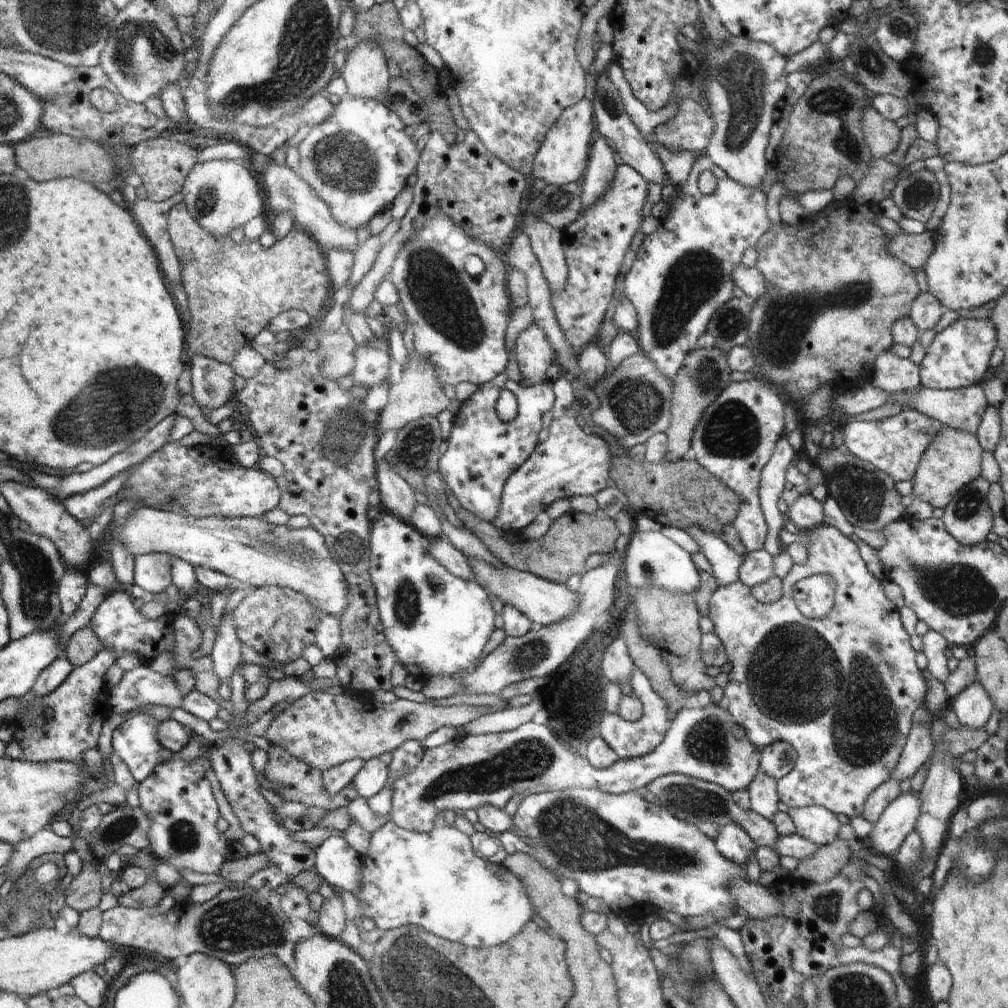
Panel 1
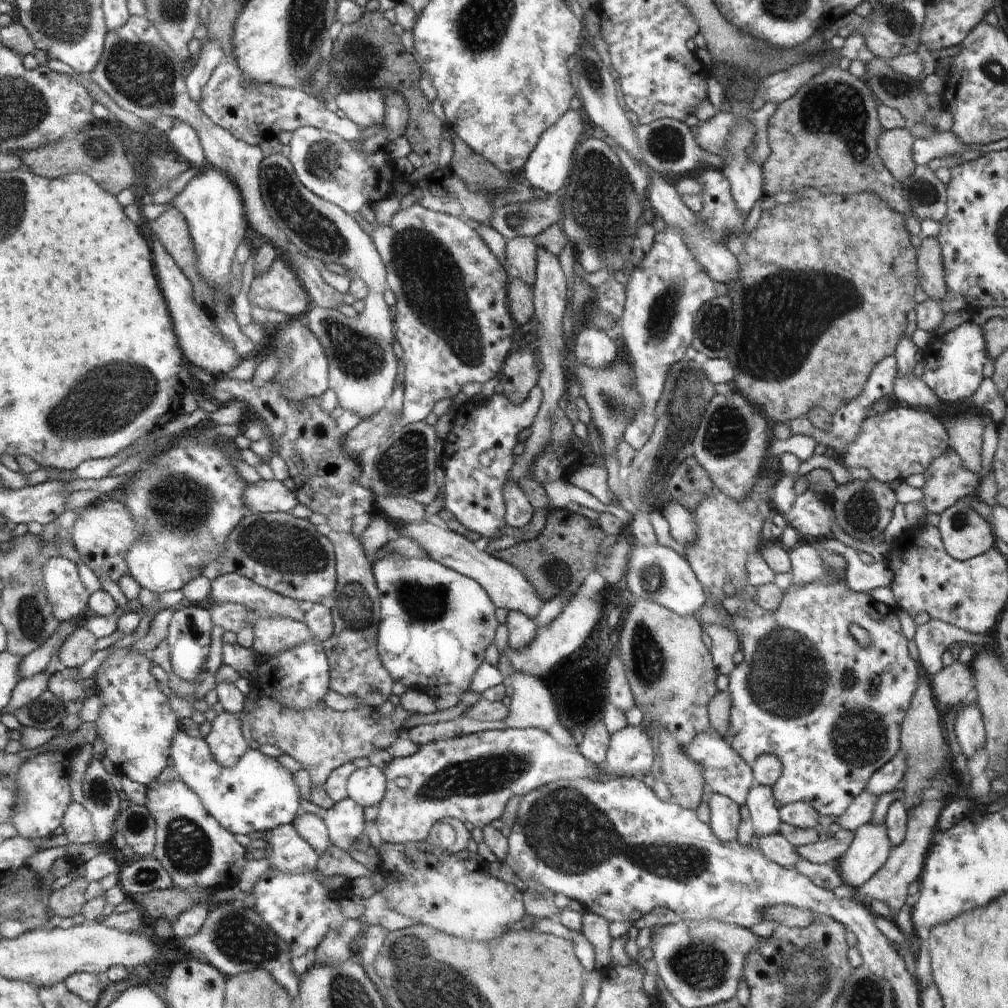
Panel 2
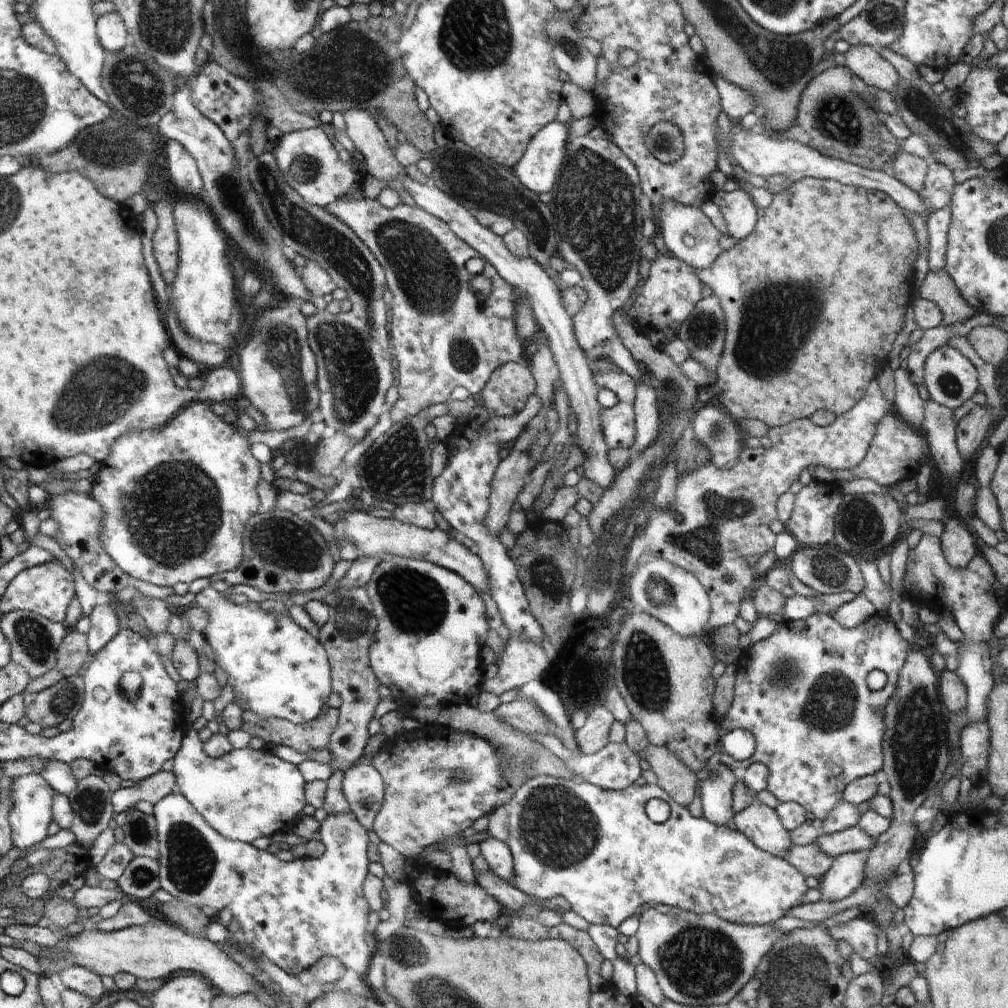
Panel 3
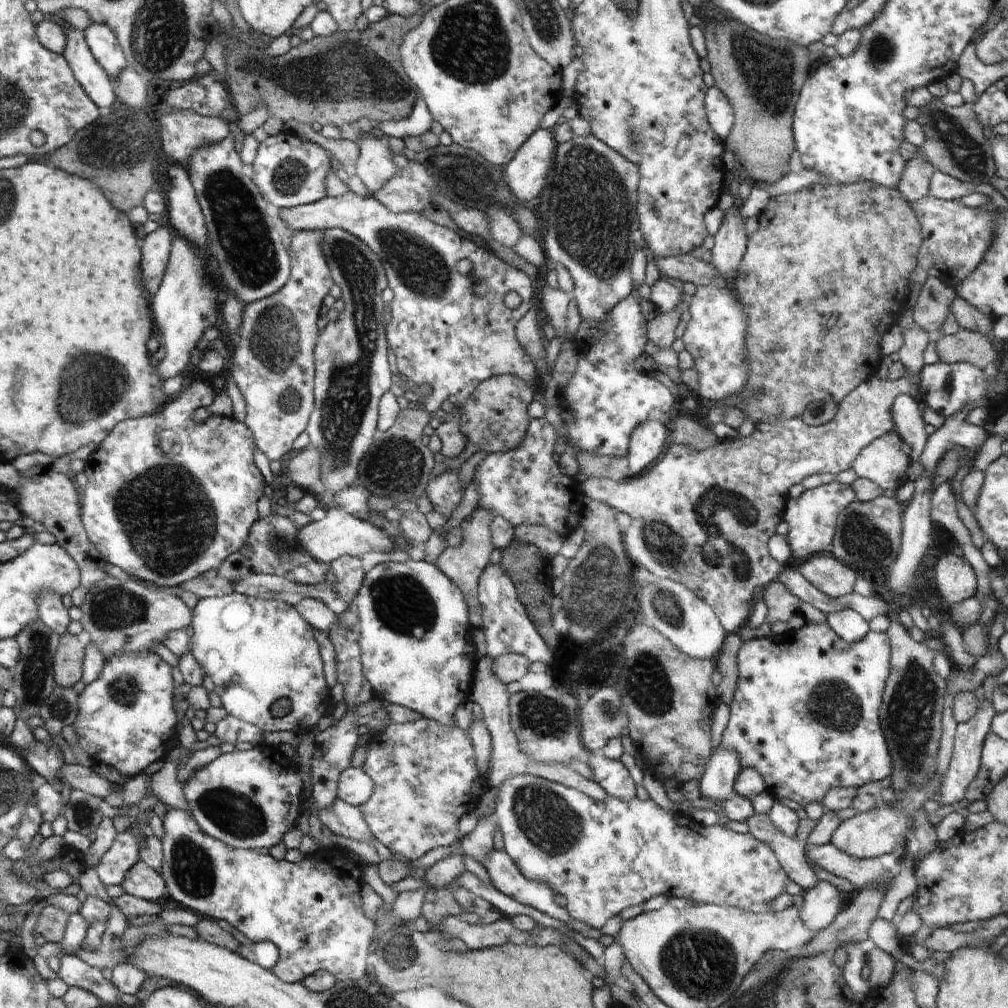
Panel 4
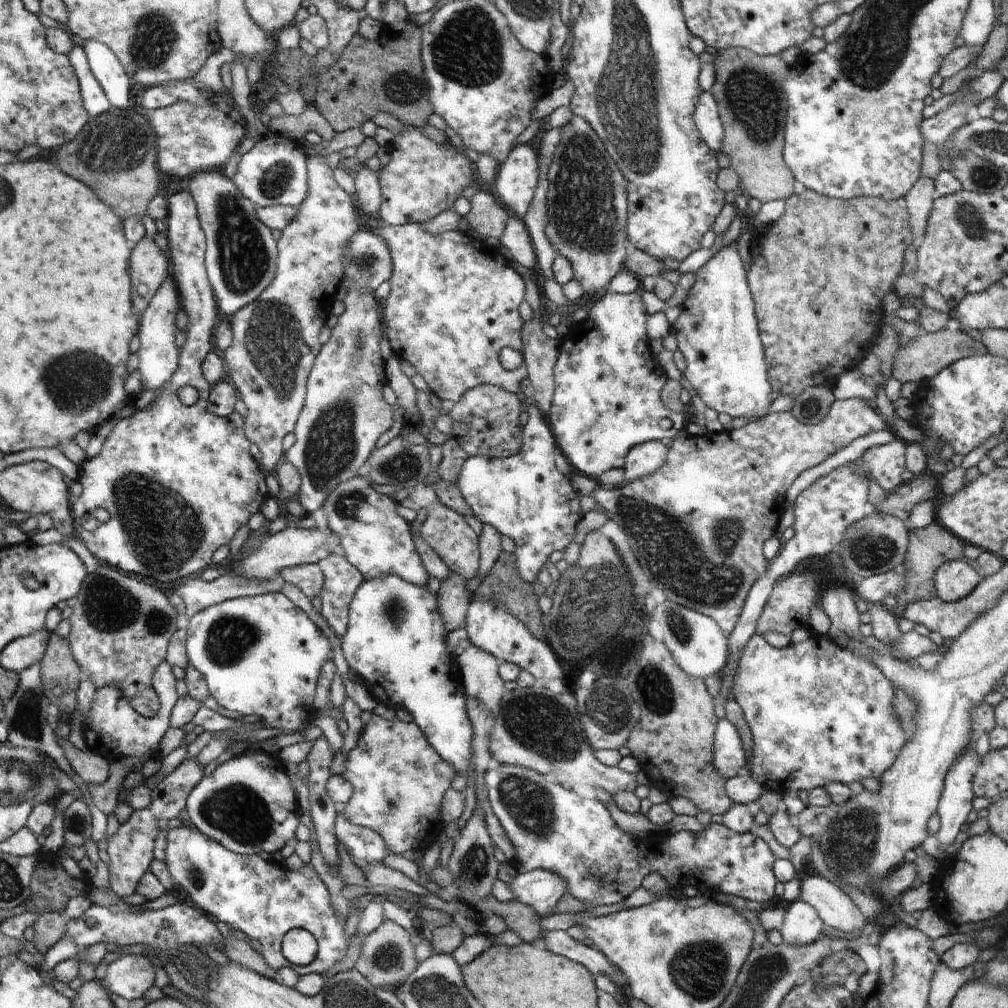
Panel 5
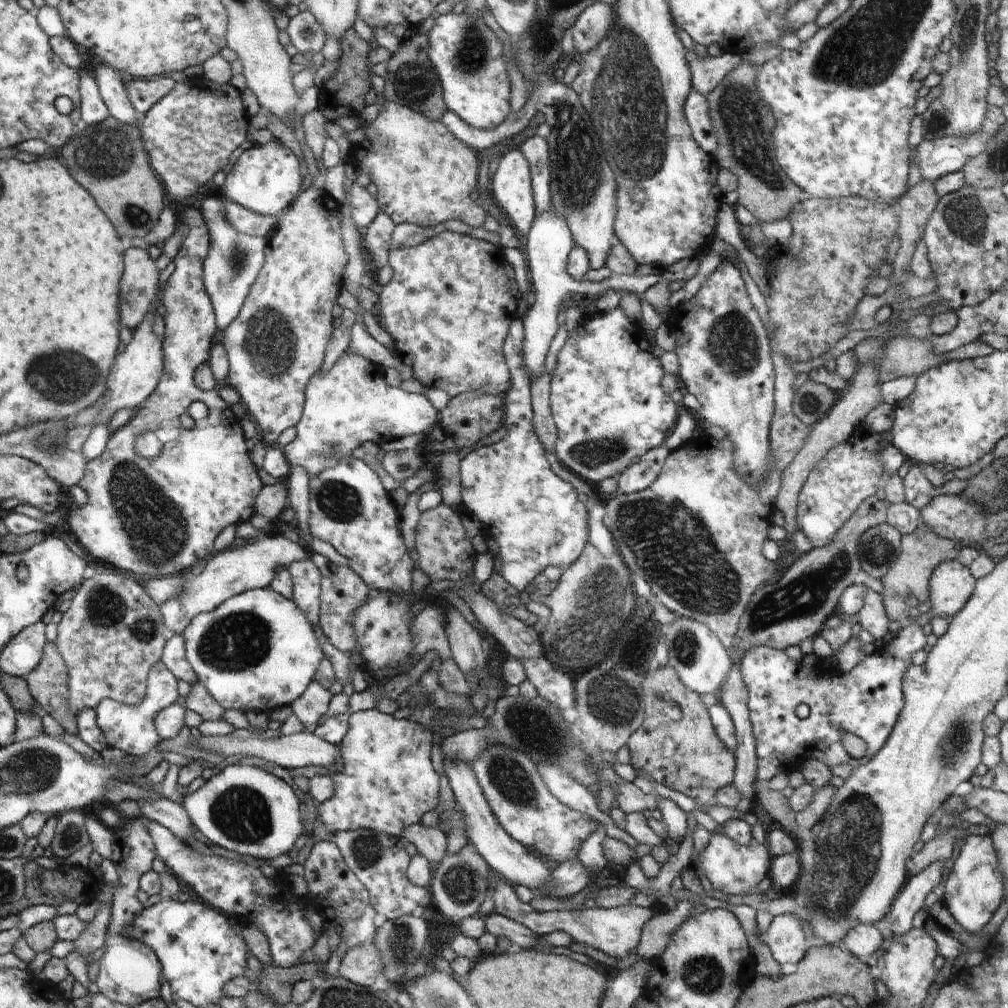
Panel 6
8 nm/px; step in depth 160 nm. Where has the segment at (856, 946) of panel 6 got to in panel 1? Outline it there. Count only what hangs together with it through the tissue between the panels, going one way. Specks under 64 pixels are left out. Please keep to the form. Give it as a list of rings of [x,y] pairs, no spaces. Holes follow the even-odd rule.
[[[758,772],[747,789],[751,809],[770,821],[778,811],[777,780],[773,776]]]

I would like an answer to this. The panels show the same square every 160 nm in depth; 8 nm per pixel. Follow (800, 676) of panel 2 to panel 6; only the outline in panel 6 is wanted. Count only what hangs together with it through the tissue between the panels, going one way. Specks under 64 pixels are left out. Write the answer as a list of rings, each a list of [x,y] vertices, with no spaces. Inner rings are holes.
[[[912,619],[908,623],[904,624],[897,633],[895,639],[888,645],[885,646],[881,651],[874,650],[871,655],[868,655],[862,662],[859,662],[855,667],[852,667],[848,672],[842,673],[840,670],[835,670],[830,672],[824,672],[823,669],[823,660],[819,659],[817,664],[817,670],[808,669],[802,659],[798,662],[793,662],[790,658],[787,657],[787,654],[783,650],[773,649],[767,646],[757,646],[747,650],[747,653],[744,657],[741,658],[741,673],[743,676],[743,681],[745,682],[747,688],[747,705],[749,708],[749,717],[751,720],[751,725],[753,728],[753,735],[755,738],[755,753],[757,756],[757,772],[756,778],[758,781],[761,781],[762,784],[766,784],[773,776],[776,776],[778,773],[788,773],[789,776],[793,771],[800,771],[800,766],[808,759],[814,759],[824,763],[826,766],[836,766],[837,764],[850,764],[850,766],[858,766],[864,764],[864,760],[867,760],[873,757],[885,744],[904,708],[904,695],[902,690],[903,676],[905,675],[906,670],[909,669],[909,666],[912,665],[911,658],[924,648],[928,648],[927,645],[927,636],[924,635],[922,627],[917,625]],[[800,704],[807,704],[810,709],[810,714],[807,718],[800,718],[796,715],[796,707]],[[844,732],[851,732],[854,736],[859,736],[867,744],[867,752],[865,759],[852,759],[848,753],[844,750],[842,746],[842,734]]]

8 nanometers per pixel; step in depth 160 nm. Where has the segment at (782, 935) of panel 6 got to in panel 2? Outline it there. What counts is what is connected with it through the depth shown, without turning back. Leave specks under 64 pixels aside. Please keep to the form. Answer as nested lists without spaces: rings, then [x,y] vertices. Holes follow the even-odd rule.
[[[866,823],[855,830],[854,838],[838,860],[838,872],[853,888],[870,880],[888,860],[892,844],[884,823]]]

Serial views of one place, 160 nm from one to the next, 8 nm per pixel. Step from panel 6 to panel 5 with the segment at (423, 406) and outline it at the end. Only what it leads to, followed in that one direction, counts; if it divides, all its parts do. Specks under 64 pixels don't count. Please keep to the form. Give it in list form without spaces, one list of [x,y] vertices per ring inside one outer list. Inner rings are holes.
[[[357,230],[349,240],[348,252],[345,254],[346,278],[352,280],[352,287],[347,289],[344,299],[344,313],[338,317],[337,325],[331,330],[331,336],[318,357],[318,366],[310,377],[310,394],[306,395],[306,406],[298,414],[297,428],[294,429],[296,442],[286,451],[286,460],[298,469],[301,476],[301,488],[296,495],[303,506],[305,514],[320,512],[326,497],[350,478],[358,477],[358,470],[372,454],[376,440],[386,432],[394,420],[394,410],[382,398],[382,386],[387,382],[384,374],[384,360],[380,354],[380,314],[374,291],[382,282],[393,276],[393,263],[388,244],[380,235],[370,231]]]

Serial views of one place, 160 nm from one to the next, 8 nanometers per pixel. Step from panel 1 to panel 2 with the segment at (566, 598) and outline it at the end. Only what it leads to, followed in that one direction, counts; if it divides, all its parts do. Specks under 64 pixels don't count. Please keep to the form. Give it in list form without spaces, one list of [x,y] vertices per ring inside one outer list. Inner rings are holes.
[[[404,523],[391,529],[391,536],[402,535],[413,538],[419,542],[430,554],[431,558],[447,567],[458,571],[460,574],[473,578],[481,583],[489,593],[490,598],[496,607],[502,607],[509,611],[518,611],[525,614],[530,620],[535,621],[538,612],[546,603],[537,588],[522,574],[518,567],[509,562],[495,558],[494,554],[480,551],[474,542],[467,538],[465,534],[458,534],[454,531],[444,530],[432,523]]]

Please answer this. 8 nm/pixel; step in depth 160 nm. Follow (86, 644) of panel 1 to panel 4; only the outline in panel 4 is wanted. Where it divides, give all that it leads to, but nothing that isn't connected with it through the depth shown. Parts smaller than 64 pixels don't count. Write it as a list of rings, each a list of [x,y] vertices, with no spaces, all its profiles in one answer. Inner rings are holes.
[[[66,631],[59,635],[59,645],[53,658],[53,677],[56,685],[72,687],[81,679],[85,645],[77,635]]]

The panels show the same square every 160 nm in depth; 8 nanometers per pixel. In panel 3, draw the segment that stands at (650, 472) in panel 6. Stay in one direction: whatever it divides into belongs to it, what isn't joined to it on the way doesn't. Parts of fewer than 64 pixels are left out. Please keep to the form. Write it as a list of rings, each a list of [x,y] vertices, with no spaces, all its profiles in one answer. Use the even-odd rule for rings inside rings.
[[[646,381],[636,382],[635,392],[635,443],[631,446],[632,454],[643,451],[656,438],[660,428],[657,392]]]

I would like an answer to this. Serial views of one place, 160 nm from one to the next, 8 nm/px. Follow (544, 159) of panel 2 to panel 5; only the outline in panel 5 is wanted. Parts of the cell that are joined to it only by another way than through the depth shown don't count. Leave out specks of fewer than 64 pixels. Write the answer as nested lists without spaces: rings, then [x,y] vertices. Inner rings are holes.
[[[527,143],[518,145],[518,150],[513,150],[498,166],[494,178],[502,202],[524,217],[536,196],[538,152]]]

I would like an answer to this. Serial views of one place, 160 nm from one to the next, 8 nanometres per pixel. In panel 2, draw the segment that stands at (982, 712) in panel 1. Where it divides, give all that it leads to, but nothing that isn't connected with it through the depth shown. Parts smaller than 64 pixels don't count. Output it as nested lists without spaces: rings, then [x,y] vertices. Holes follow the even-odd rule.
[[[976,700],[963,705],[953,721],[956,742],[962,747],[963,754],[971,759],[978,748],[985,744],[987,737],[983,716]]]

